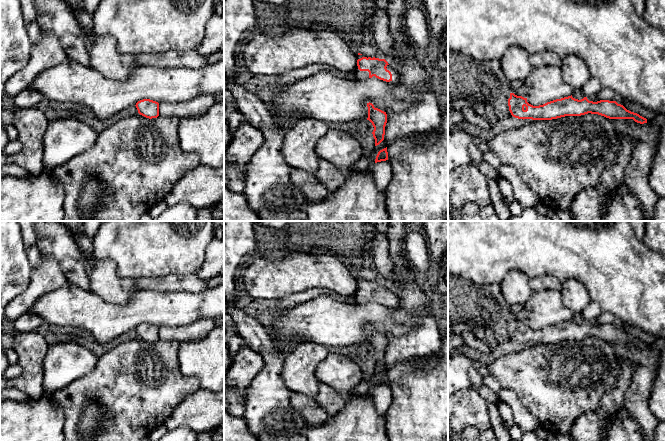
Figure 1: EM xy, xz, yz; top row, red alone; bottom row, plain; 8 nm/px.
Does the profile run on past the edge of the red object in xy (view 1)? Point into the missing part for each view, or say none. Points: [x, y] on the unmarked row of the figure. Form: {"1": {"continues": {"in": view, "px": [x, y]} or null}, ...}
{"1": {"continues": null}}

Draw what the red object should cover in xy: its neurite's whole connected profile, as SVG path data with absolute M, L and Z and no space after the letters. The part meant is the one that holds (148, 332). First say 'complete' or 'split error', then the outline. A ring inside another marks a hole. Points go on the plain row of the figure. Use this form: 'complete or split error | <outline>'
complete | M143 323L136 327L138 337L146 342L152 343L159 340L159 327L150 323Z

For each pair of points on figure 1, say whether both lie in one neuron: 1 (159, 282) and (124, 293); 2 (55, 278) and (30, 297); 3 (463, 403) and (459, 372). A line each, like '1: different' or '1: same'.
1: different
2: same
3: different

